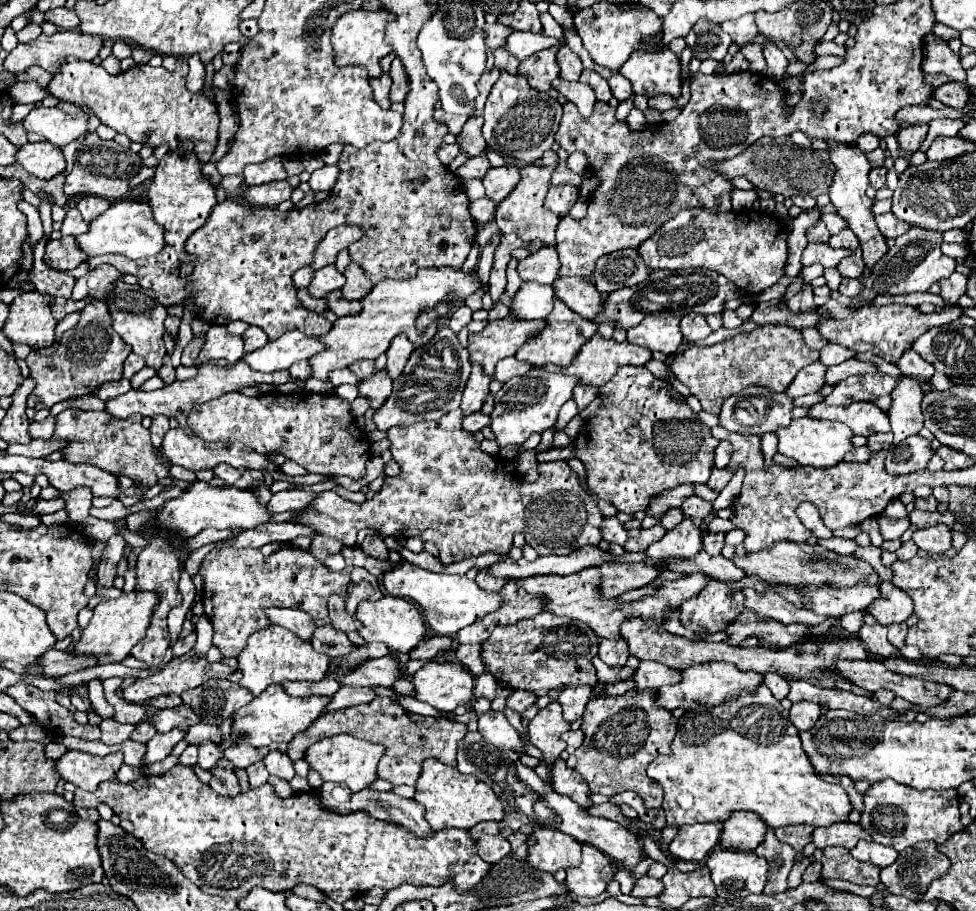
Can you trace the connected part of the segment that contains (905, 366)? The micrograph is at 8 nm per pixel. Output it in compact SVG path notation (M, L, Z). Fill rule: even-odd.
M907 350L901 356L897 366L899 366L903 376L913 378L913 380L921 380L921 382L931 380L931 376L935 374L935 368L931 368L931 364L927 364L915 350Z

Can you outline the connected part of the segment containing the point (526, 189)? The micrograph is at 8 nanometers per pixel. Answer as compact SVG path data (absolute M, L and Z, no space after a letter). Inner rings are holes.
M555 164L553 166L525 166L525 168L521 168L519 188L515 188L515 192L511 192L511 196L507 196L507 200L503 200L503 204L499 204L499 208L495 212L495 222L503 234L515 232L519 238L523 238L527 242L539 238L539 240L547 242L547 246L555 246L555 228L559 224L559 216L549 212L543 206L543 200L549 190L549 180L551 180L551 174L555 168L557 168Z

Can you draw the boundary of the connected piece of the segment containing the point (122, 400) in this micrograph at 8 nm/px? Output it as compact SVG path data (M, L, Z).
M239 360L233 366L217 366L217 364L205 364L198 366L198 372L195 378L189 378L185 382L173 382L161 390L153 390L153 392L143 392L143 390L129 390L127 394L113 398L107 402L107 412L111 412L115 418L129 418L131 414L141 414L141 416L149 416L155 418L159 414L167 416L167 418L177 418L181 426L185 426L185 420L191 412L191 408L195 404L219 398L227 392L239 392L245 386L257 386L257 384L269 384L265 382L265 374L253 370L249 364L245 364L243 360Z

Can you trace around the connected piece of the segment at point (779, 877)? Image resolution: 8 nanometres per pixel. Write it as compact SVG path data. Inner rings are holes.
M767 828L763 842L755 848L759 856L765 856L771 868L771 880L767 882L765 894L777 894L787 890L787 874L795 862L795 850L789 844L783 844L777 840L775 832Z

